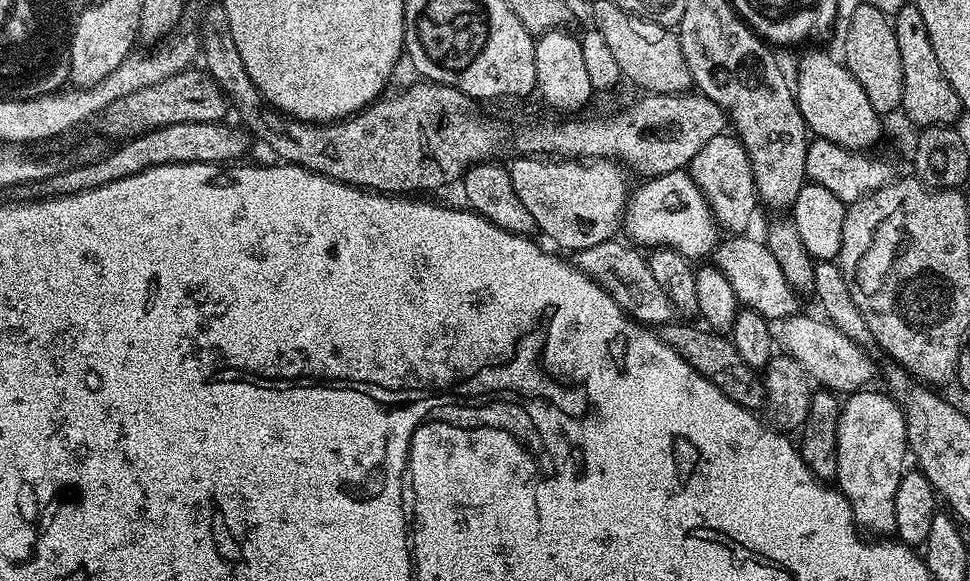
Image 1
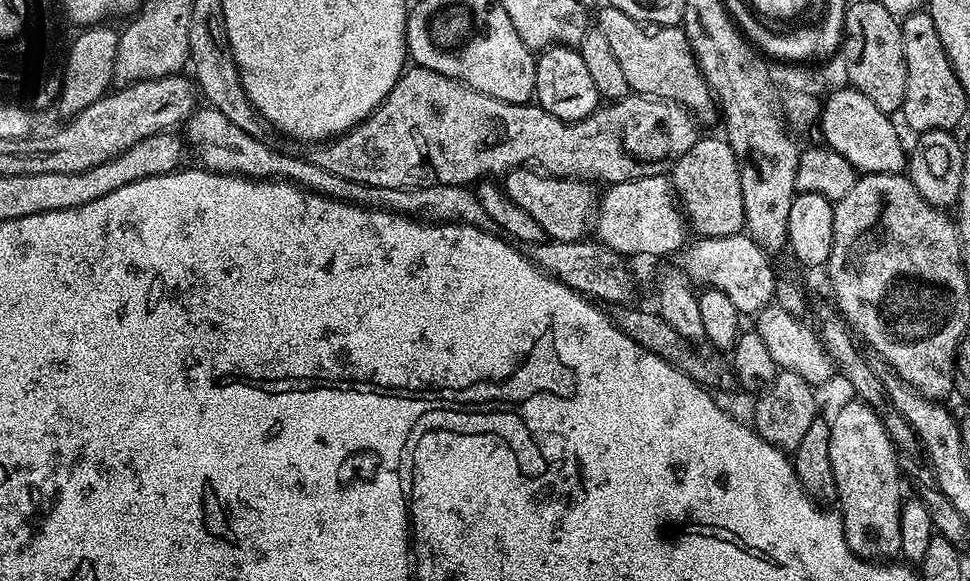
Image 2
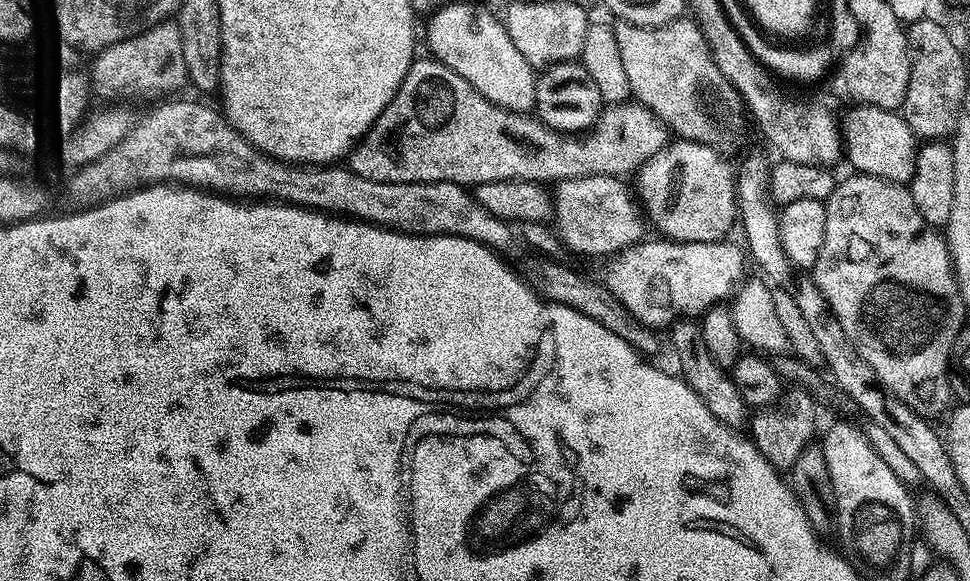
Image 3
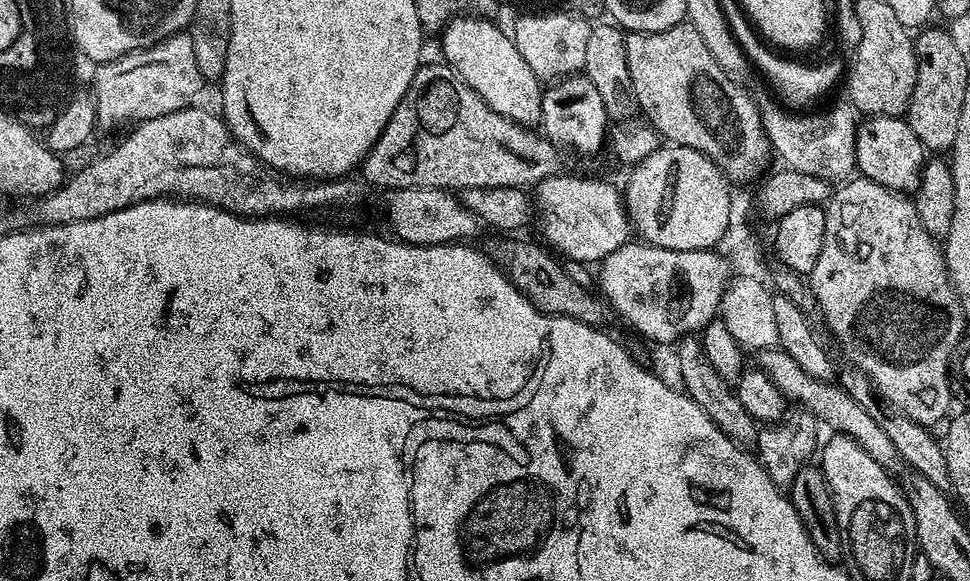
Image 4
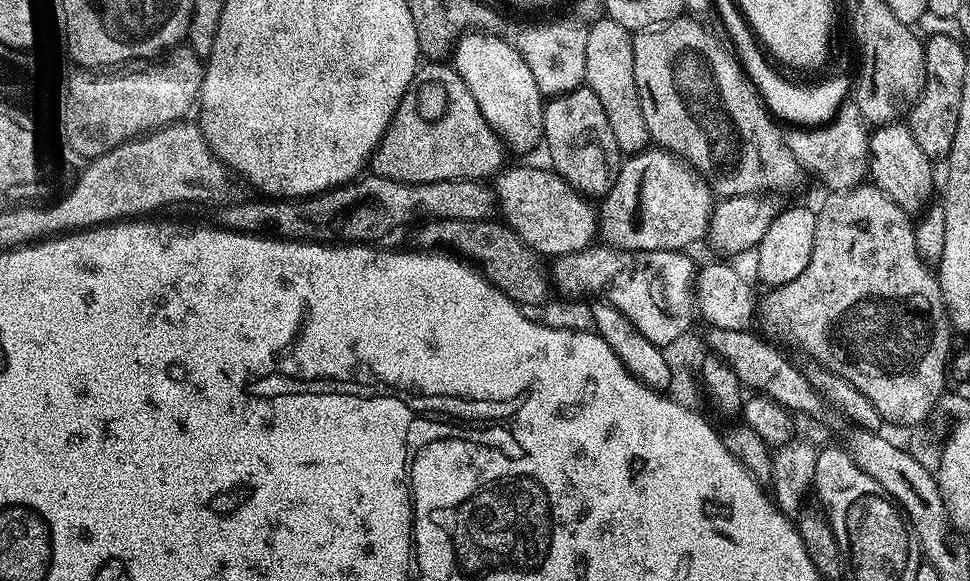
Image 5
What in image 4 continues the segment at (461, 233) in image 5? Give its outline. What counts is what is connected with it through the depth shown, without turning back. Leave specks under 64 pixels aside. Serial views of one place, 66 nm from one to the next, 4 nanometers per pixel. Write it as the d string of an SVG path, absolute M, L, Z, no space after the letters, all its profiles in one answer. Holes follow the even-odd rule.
M496 238L486 247L486 255L516 287L519 292L537 308L548 316L569 316L583 324L603 325L603 320L610 316L610 305L603 295L583 288L562 265L561 261L547 247L539 243L531 244L528 240L512 240L516 238Z

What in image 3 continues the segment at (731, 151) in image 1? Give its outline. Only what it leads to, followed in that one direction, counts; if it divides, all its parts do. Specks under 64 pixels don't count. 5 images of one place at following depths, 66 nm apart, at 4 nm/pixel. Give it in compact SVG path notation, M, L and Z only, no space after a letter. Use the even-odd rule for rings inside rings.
M677 139L640 167L635 177L638 198L651 223L652 220L656 223L661 237L680 240L683 244L686 242L714 242L725 239L729 235L727 232L731 230L732 224L734 228L738 220L736 178L733 165L731 168L724 161L724 156L720 152L723 151L719 147L710 144Z

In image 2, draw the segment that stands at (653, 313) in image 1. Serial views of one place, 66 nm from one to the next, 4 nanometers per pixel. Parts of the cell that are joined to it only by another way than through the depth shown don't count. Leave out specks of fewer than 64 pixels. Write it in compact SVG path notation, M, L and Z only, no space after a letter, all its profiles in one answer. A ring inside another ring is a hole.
M592 238L574 242L545 242L527 245L526 255L529 260L543 270L568 284L576 292L585 294L599 301L606 300L610 306L628 306L636 296L636 280L628 269L629 261L614 250Z

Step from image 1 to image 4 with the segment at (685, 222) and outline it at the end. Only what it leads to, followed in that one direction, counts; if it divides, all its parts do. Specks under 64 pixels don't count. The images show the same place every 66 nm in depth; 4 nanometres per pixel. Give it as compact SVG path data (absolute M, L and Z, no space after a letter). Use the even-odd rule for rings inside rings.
M564 175L547 176L534 188L543 243L561 257L569 256L580 264L595 265L629 243L630 225L624 197L619 187L615 188L604 180L583 180L580 176Z

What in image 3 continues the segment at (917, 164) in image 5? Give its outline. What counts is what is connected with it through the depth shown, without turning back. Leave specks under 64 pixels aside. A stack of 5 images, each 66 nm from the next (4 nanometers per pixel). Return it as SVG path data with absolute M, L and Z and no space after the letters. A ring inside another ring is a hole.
M856 104L839 121L842 152L857 173L877 176L895 184L907 185L914 174L918 138L899 111L887 112L878 106Z

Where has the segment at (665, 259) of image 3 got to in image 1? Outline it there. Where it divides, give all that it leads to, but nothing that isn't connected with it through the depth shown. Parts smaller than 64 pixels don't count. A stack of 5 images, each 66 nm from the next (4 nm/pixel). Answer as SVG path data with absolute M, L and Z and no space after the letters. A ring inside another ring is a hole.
M736 234L728 238L732 240L725 239L714 253L716 267L722 270L722 274L726 274L726 282L734 286L734 294L743 307L762 314L769 322L779 322L787 316L797 315L801 311L800 300L782 274L777 259L763 239L751 240L750 237L748 234Z

